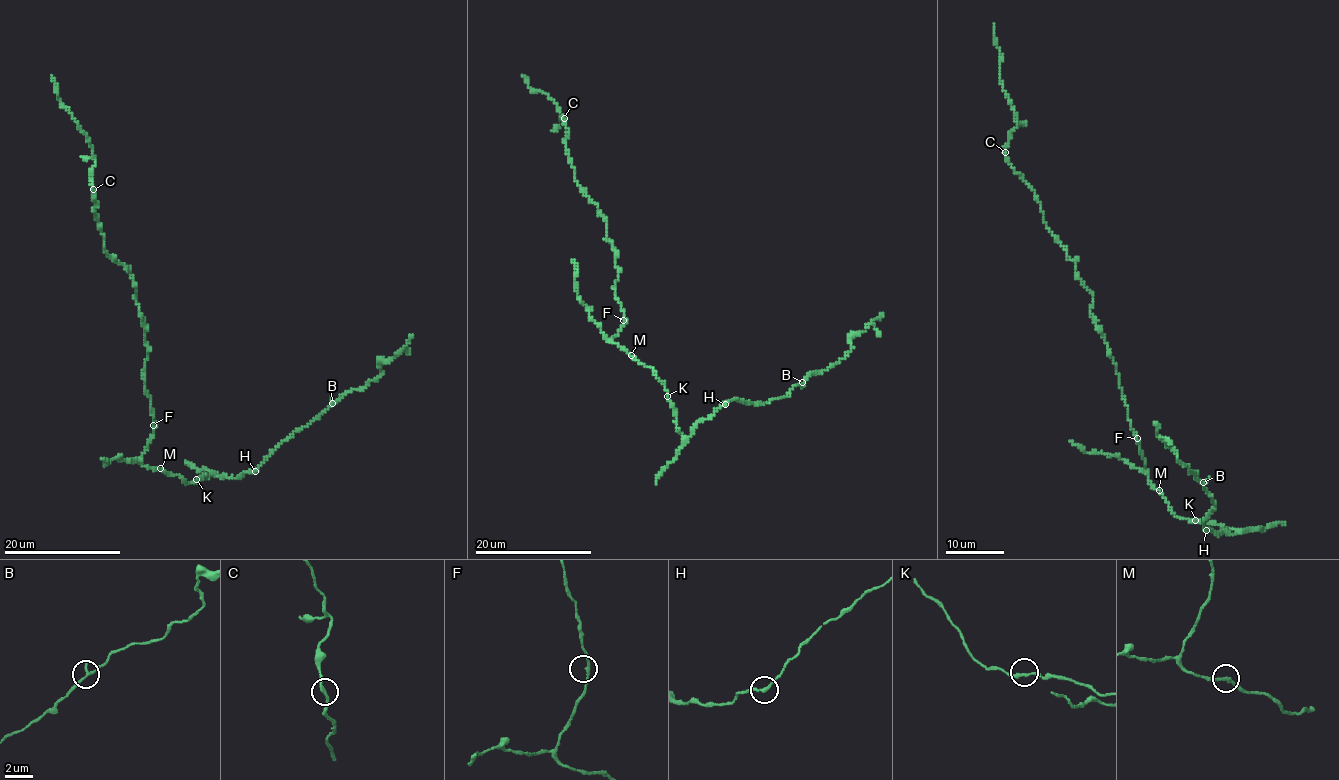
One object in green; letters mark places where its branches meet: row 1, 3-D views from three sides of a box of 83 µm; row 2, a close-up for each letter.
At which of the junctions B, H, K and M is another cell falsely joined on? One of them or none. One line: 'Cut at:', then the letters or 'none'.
Cut at: none

